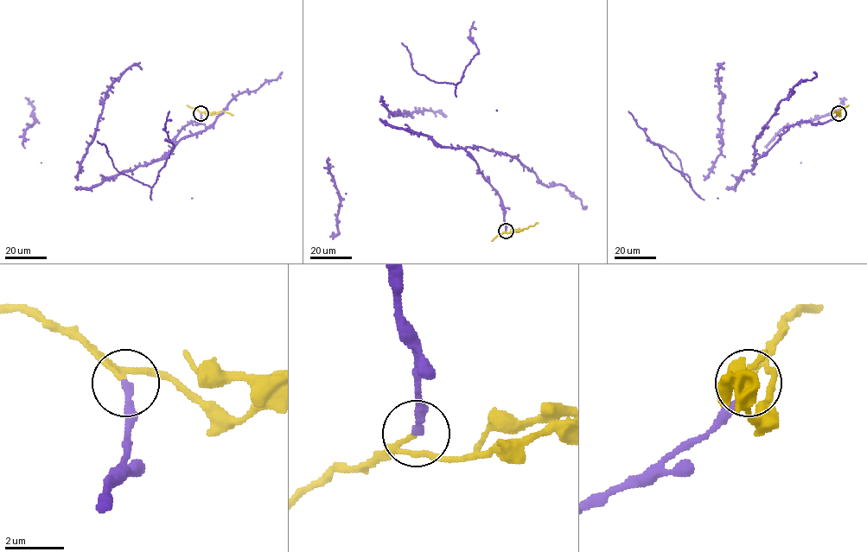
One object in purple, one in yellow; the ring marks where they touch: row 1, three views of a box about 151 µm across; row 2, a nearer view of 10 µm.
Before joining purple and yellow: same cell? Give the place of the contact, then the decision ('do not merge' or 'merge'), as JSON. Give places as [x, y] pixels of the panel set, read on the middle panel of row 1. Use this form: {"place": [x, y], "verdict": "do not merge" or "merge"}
{"place": [506, 231], "verdict": "do not merge"}

